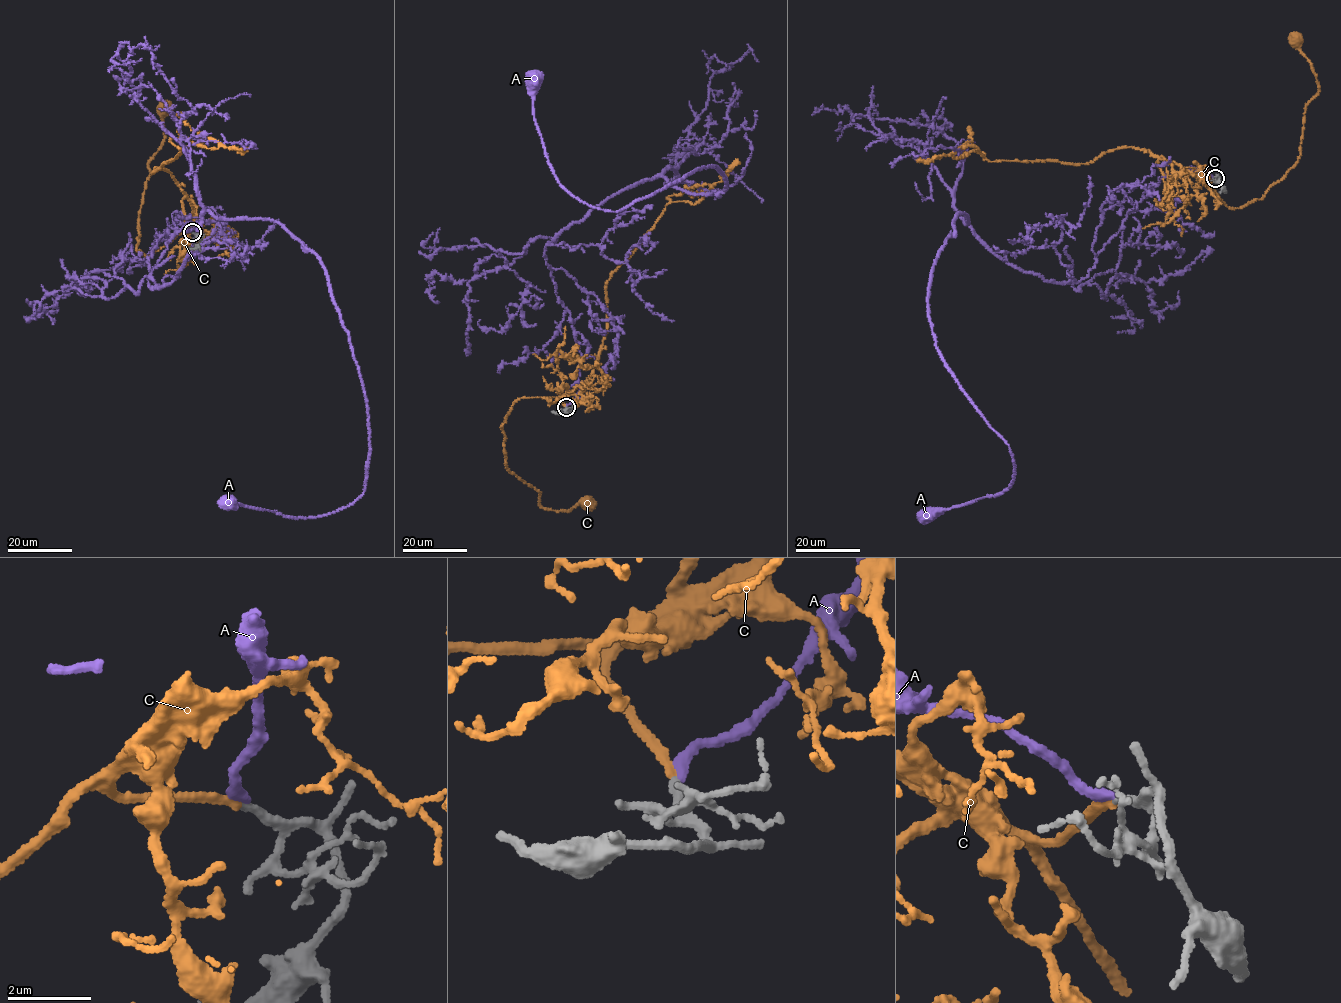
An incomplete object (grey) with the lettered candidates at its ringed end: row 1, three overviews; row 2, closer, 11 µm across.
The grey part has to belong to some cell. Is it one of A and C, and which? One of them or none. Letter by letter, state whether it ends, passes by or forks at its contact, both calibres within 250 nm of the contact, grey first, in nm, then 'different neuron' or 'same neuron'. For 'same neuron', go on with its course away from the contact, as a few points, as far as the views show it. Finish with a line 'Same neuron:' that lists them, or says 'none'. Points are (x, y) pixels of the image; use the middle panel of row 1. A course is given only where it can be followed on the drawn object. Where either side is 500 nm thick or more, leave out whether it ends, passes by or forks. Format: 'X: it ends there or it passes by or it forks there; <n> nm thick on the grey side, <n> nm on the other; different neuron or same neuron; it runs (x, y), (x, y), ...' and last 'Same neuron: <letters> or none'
A: it ends there; 200 nm thick on the grey side, 280 nm on the other; different neuron
C: it ends there; 200 nm thick on the grey side, 190 nm on the other; same neuron; it runs (565, 407), (558, 396), (516, 399), (501, 427), (506, 466), (536, 489), (544, 508), (564, 511), (588, 502)
Same neuron: C

